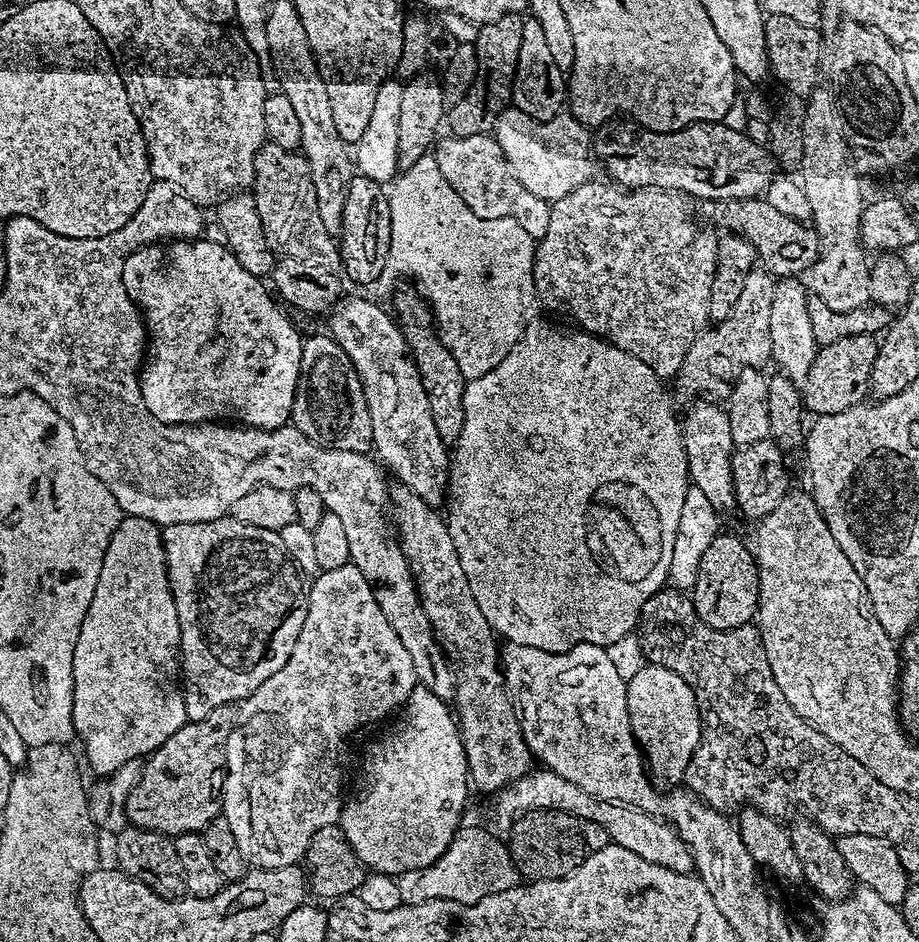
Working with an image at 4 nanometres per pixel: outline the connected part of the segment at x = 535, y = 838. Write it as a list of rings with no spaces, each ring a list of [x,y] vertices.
[[[533,808],[526,819],[520,818],[512,828],[510,851],[517,863],[537,868],[540,874],[563,874],[578,867],[589,855],[589,841],[585,839],[581,817],[560,808]]]

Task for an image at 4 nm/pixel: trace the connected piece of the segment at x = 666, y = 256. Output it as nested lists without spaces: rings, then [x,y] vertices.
[[[577,186],[570,190],[562,198],[551,201],[548,212],[548,225],[544,228],[544,237],[539,237],[536,245],[536,296],[548,308],[557,308],[560,312],[569,312],[573,316],[575,323],[583,331],[591,332],[608,341],[609,344],[616,344],[622,350],[634,354],[642,362],[646,362],[655,370],[656,375],[661,378],[671,377],[683,367],[688,360],[690,353],[697,347],[700,332],[705,331],[708,315],[710,314],[710,304],[712,302],[712,287],[715,284],[715,270],[718,257],[718,247],[713,241],[705,239],[677,238],[667,229],[666,213],[670,207],[679,206],[685,198],[685,193],[663,192],[660,188],[647,186],[644,191],[633,198],[620,199],[603,194],[602,191],[594,191],[585,187]]]

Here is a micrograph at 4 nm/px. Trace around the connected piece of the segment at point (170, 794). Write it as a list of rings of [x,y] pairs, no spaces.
[[[225,702],[207,712],[190,714],[169,736],[143,753],[141,777],[129,792],[125,802],[125,816],[129,825],[137,828],[154,828],[158,832],[179,834],[182,832],[200,832],[208,823],[217,819],[222,812],[224,794],[224,774],[230,758],[230,726],[234,708]]]

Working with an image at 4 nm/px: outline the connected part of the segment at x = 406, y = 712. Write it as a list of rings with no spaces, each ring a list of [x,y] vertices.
[[[418,686],[412,691],[407,705],[403,709],[402,723],[397,727],[396,734],[386,734],[386,738],[382,742],[378,742],[378,746],[370,754],[370,758],[364,761],[362,776],[355,785],[357,786],[356,793],[354,793],[353,796],[351,793],[351,795],[345,799],[340,809],[340,819],[338,821],[340,829],[346,834],[349,844],[355,849],[360,860],[373,872],[401,874],[400,872],[408,872],[411,868],[416,868],[415,870],[427,868],[429,864],[436,863],[436,859],[439,858],[439,856],[444,855],[444,851],[450,846],[454,834],[462,827],[462,821],[466,816],[466,805],[469,800],[468,763],[466,762],[464,743],[460,737],[460,726],[457,717],[450,707],[449,701],[447,704],[447,702],[443,700],[444,698],[441,693],[433,691],[432,688],[428,686]]]

